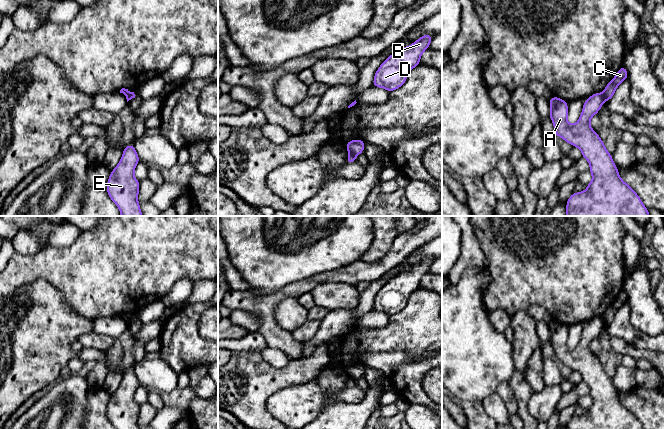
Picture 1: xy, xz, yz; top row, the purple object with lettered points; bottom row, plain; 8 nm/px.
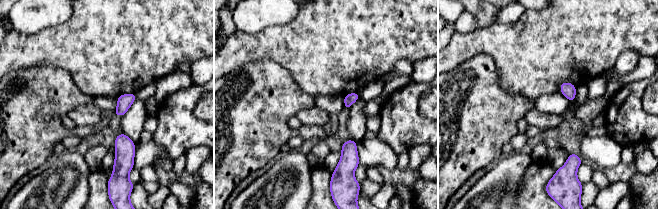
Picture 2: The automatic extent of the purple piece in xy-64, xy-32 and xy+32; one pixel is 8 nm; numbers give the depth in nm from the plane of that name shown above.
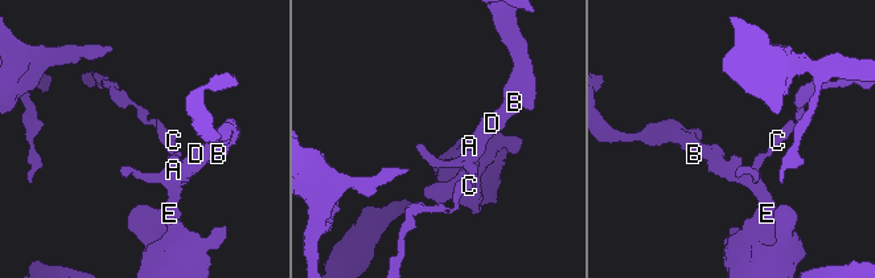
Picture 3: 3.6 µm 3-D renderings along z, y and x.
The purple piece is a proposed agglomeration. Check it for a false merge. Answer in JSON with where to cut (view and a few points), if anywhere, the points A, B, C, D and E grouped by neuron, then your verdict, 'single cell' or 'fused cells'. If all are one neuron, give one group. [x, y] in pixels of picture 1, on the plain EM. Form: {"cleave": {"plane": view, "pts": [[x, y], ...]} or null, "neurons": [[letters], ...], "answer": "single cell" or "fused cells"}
{"cleave": {"plane": "yz", "pts": [[602, 317], [605, 323]]}, "neurons": [["A", "B", "D", "E"], ["C"]], "answer": "fused cells"}

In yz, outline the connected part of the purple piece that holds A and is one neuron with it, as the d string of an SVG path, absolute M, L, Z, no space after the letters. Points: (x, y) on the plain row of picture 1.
M603 317L588 321L579 344L570 349L567 345L568 326L556 320L549 323L554 359L581 374L582 381L590 388L588 397L593 399L587 413L574 416L566 429L644 429L638 418L619 400L612 378L590 350L590 343L599 337L604 325Z

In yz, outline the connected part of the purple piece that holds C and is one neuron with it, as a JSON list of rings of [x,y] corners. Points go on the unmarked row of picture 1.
[[[622,289],[614,302],[607,307],[606,312],[603,315],[606,325],[610,325],[610,323],[614,320],[617,311],[626,303],[628,303],[628,296],[626,291]]]

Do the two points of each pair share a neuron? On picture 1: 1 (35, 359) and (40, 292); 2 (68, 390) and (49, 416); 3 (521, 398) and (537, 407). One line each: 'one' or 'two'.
1: one
2: one
3: two

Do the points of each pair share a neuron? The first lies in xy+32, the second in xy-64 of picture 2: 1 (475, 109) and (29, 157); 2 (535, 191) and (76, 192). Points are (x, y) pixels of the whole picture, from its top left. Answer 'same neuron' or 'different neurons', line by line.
1: same neuron
2: different neurons

